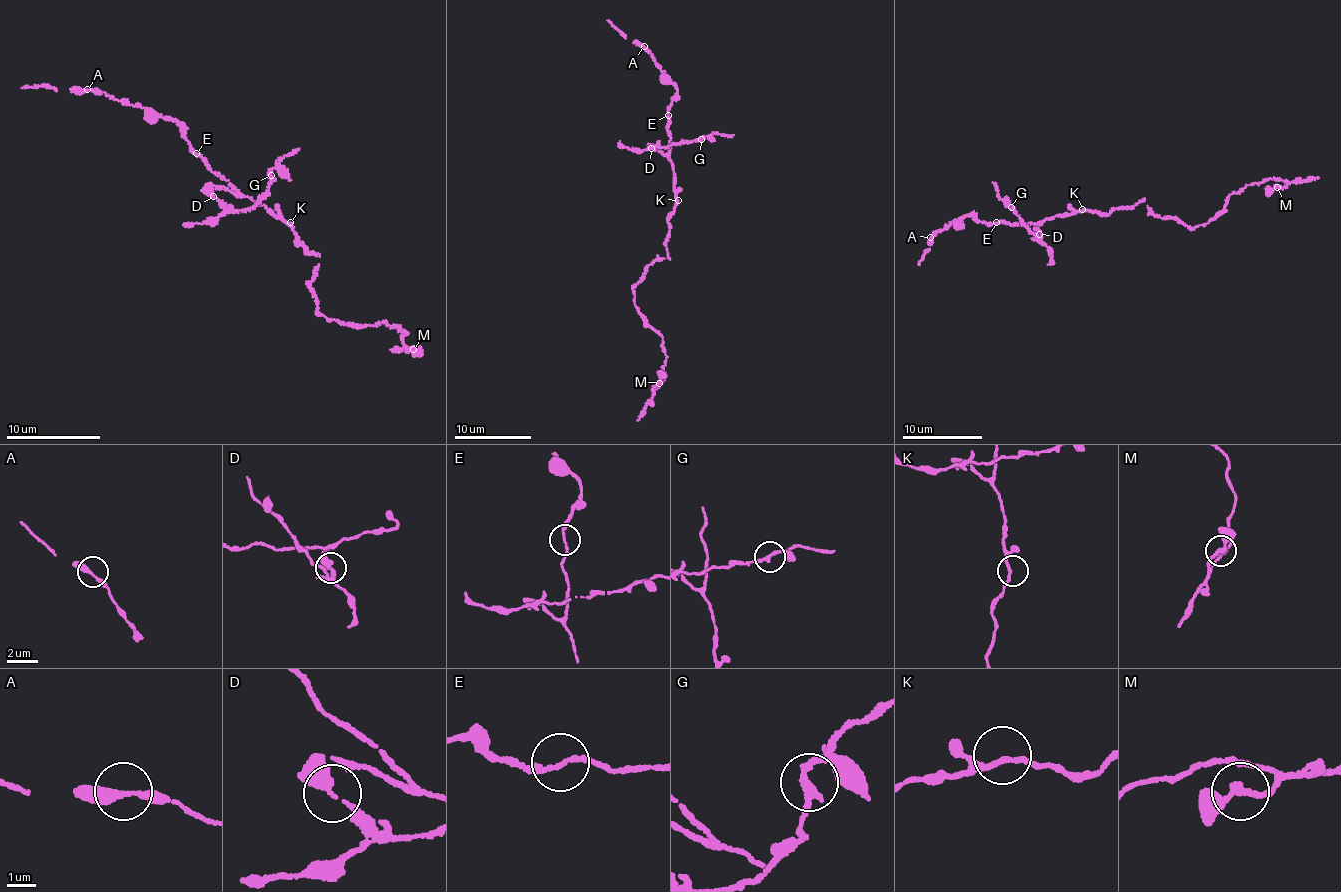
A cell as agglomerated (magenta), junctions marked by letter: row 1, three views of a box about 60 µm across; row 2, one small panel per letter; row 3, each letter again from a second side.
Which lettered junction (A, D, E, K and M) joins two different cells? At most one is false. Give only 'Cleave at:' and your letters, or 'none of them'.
Cleave at: D

